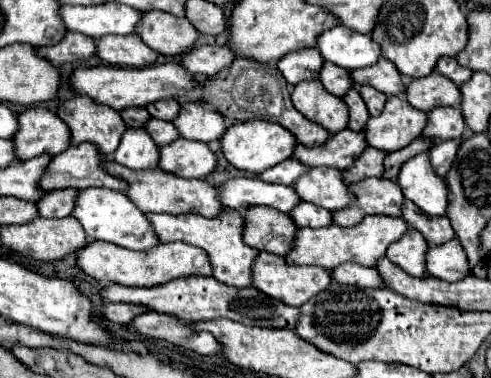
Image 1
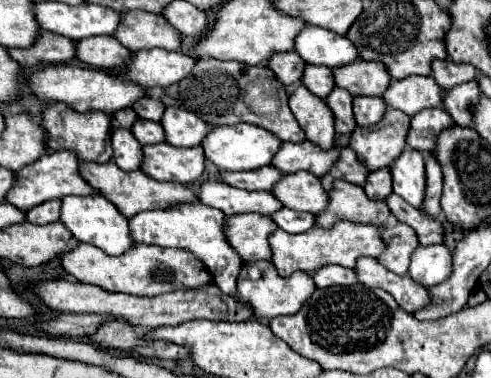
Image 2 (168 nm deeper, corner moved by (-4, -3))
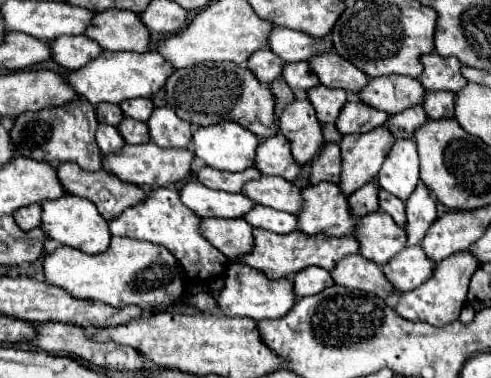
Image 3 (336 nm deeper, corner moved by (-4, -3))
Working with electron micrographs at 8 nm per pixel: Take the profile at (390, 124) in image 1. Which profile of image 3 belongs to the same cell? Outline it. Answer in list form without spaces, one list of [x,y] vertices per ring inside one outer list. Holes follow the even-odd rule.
[[[383,124],[381,128],[373,128],[367,134],[347,134],[341,140],[341,158],[343,158],[343,172],[341,172],[341,192],[351,194],[359,190],[363,184],[373,180],[389,154],[393,144],[393,134],[389,126]]]

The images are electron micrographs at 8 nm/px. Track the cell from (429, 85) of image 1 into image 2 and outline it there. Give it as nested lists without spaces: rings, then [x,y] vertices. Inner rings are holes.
[[[409,76],[403,80],[391,80],[381,96],[387,106],[415,116],[425,108],[441,106],[441,88],[431,76]]]

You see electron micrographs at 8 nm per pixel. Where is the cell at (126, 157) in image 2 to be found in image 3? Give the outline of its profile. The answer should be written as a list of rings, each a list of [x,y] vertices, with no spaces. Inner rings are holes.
[[[99,124],[97,132],[95,132],[95,138],[97,138],[97,144],[99,144],[103,154],[117,152],[117,148],[125,146],[125,140],[121,140],[121,134],[115,130],[115,126]]]

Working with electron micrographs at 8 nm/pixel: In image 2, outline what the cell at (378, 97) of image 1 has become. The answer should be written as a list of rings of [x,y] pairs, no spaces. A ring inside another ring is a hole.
[[[353,98],[353,116],[357,126],[373,126],[385,114],[385,102],[381,98]]]

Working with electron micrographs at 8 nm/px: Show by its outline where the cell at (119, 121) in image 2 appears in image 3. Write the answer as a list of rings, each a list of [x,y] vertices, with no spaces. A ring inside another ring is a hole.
[[[103,102],[97,106],[97,118],[101,124],[109,124],[109,126],[117,126],[123,120],[123,112],[117,104],[109,104]]]

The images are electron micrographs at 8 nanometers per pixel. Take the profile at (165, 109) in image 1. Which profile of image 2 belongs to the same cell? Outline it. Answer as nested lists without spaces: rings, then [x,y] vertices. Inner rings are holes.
[[[139,98],[137,102],[133,102],[131,106],[139,118],[145,118],[145,120],[153,120],[153,122],[159,122],[161,120],[161,112],[165,112],[165,104],[161,100],[155,100],[155,98]]]

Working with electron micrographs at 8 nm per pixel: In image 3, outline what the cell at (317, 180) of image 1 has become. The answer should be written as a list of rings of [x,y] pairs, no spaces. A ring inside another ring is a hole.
[[[261,176],[259,180],[251,180],[243,186],[243,194],[255,200],[261,206],[269,206],[275,210],[297,214],[303,208],[301,188],[279,176]]]

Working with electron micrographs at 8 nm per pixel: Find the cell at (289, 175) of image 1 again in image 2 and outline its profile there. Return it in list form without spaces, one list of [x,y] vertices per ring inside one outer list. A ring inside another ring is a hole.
[[[263,166],[251,172],[221,172],[221,182],[245,190],[271,190],[279,178],[281,176],[273,170],[273,166]]]

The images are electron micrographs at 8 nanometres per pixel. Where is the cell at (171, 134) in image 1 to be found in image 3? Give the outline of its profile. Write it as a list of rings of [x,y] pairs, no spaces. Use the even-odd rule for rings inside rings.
[[[123,118],[123,122],[117,126],[121,136],[125,138],[127,144],[145,144],[149,142],[149,128],[145,122],[133,120],[133,118]]]

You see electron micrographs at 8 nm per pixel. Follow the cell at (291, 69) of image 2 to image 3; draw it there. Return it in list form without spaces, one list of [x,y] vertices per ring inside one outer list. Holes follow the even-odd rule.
[[[259,50],[259,52],[255,52],[255,54],[249,58],[247,68],[249,68],[263,84],[271,84],[273,80],[281,78],[281,72],[283,72],[281,60],[277,60],[277,56],[273,56],[269,50]]]

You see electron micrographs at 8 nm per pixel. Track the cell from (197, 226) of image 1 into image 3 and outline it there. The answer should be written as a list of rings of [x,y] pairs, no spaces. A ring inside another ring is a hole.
[[[157,188],[149,192],[147,200],[127,208],[119,218],[109,222],[109,230],[113,236],[127,236],[127,238],[137,238],[137,240],[147,240],[153,244],[165,246],[183,266],[187,278],[191,280],[207,280],[207,278],[217,278],[221,272],[225,272],[227,258],[209,244],[209,240],[203,240],[201,236],[201,216],[195,212],[189,212],[185,204],[181,204],[179,192],[169,190],[169,188]]]

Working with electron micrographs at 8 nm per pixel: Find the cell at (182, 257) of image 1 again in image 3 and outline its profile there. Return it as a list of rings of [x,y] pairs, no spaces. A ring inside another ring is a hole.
[[[117,236],[111,240],[107,252],[95,256],[89,256],[77,248],[59,246],[53,254],[45,256],[43,270],[49,284],[65,288],[71,296],[101,300],[117,308],[137,304],[141,308],[165,310],[169,304],[183,296],[187,286],[187,278],[181,272],[177,258],[165,246]]]

